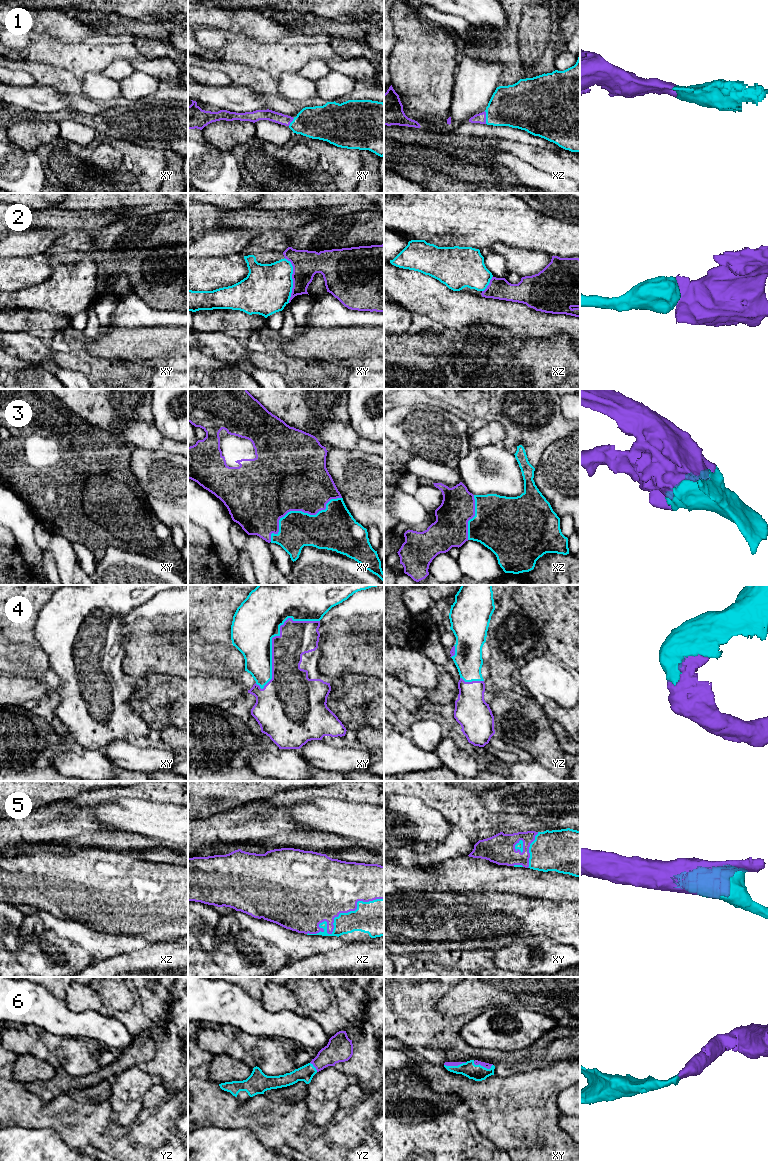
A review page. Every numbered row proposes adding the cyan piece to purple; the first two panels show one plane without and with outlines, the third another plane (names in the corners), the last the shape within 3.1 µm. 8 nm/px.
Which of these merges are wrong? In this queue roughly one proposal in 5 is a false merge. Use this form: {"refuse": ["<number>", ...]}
{"refuse": ["2"]}

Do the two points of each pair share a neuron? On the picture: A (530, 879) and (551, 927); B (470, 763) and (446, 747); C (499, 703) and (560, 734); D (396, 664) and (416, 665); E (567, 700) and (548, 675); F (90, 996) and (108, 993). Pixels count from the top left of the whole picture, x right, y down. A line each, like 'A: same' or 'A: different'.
A: different
B: same
C: different
D: same
E: same
F: different

